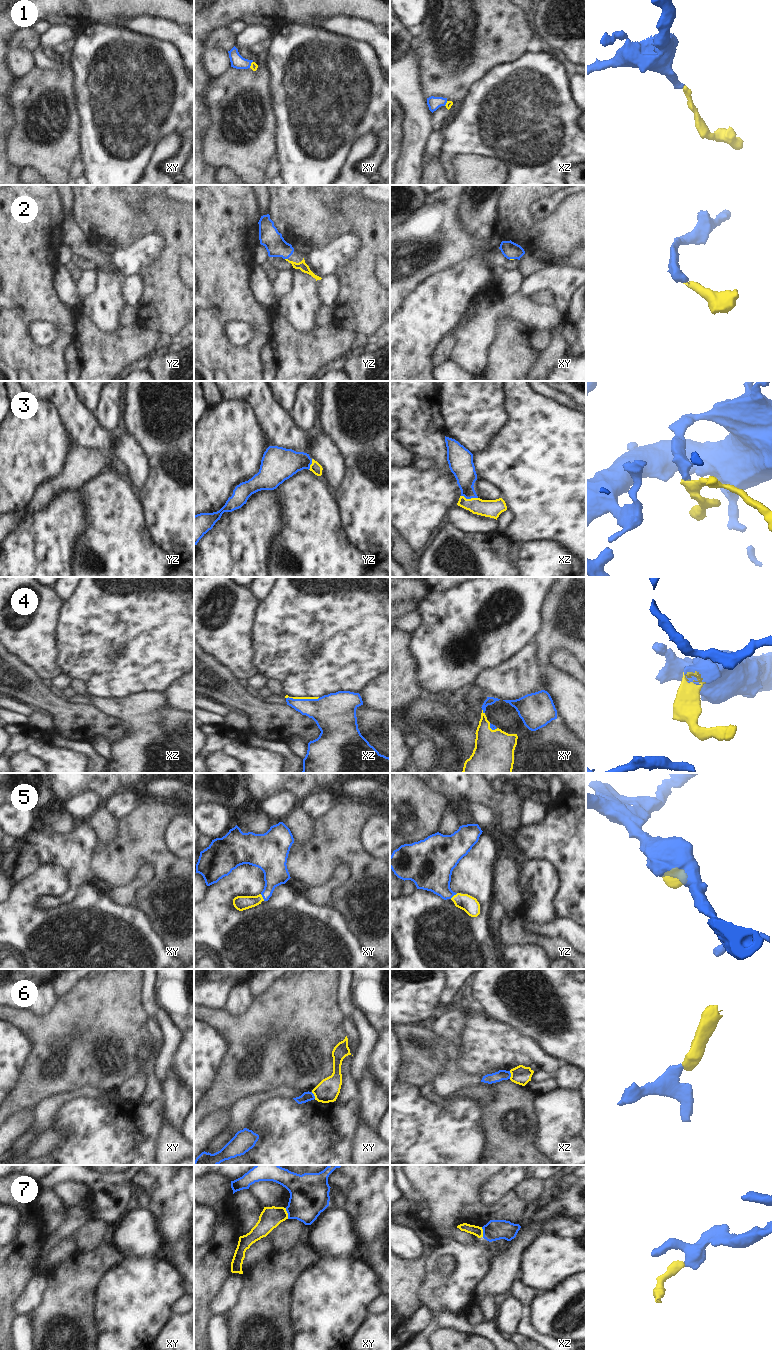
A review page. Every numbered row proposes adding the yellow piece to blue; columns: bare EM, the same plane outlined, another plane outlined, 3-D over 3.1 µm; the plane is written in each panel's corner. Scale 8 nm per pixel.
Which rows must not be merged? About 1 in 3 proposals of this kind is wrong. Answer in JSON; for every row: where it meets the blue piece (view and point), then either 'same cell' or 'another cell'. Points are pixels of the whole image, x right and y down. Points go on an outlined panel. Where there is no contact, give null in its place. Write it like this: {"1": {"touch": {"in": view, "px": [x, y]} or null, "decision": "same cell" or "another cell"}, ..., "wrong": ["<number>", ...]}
{"1": {"touch": {"in": "xy", "px": [250, 64]}, "decision": "same cell"}, "2": {"touch": {"in": "yz", "px": [286, 258]}, "decision": "same cell"}, "3": {"touch": {"in": "xz", "px": [469, 498]}, "decision": "same cell"}, "4": {"touch": {"in": "xz", "px": [302, 699]}, "decision": "same cell"}, "5": {"touch": {"in": "xy", "px": [262, 896]}, "decision": "same cell"}, "6": {"touch": {"in": "xz", "px": [510, 1075]}, "decision": "another cell"}, "7": {"touch": {"in": "xy", "px": [287, 1212]}, "decision": "another cell"}, "wrong": ["6", "7"]}

